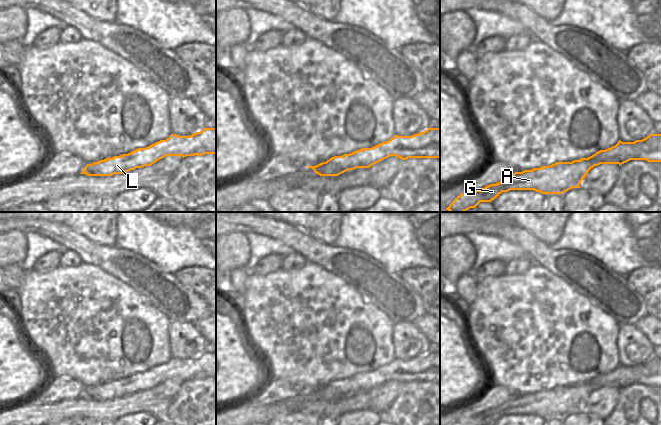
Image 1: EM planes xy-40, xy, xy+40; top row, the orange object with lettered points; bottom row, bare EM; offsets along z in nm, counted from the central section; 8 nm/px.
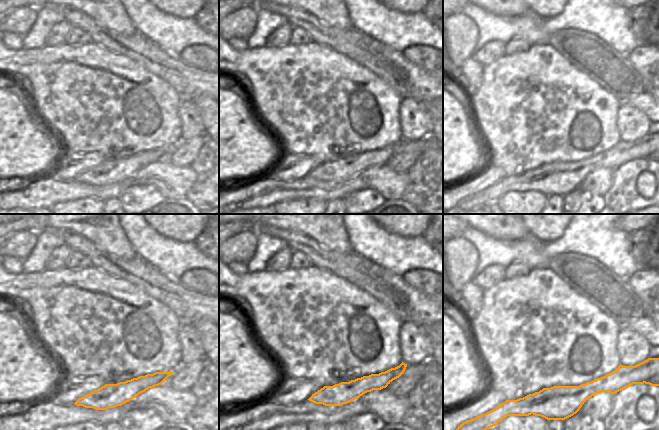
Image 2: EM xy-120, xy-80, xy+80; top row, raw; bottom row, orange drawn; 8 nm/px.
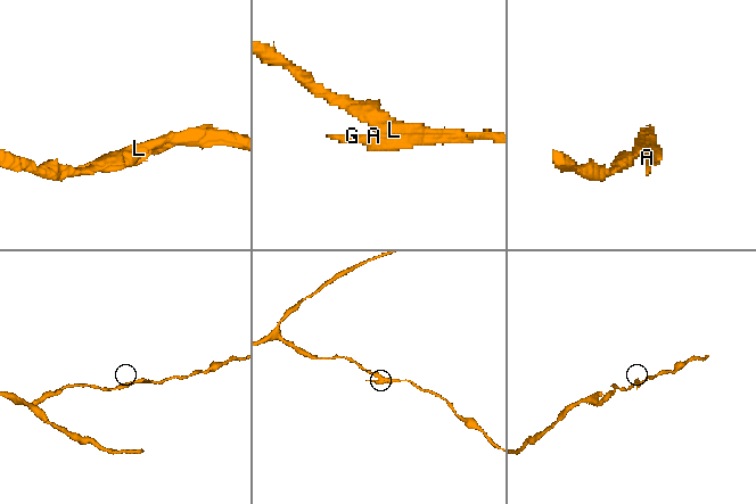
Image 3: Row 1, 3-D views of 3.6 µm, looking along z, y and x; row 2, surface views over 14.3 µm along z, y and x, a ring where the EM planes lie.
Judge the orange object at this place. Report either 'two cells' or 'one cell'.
two cells

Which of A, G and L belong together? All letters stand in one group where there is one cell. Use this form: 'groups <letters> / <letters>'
groups A G / L

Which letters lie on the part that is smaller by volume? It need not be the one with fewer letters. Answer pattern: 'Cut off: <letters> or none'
Cut off: A, G

